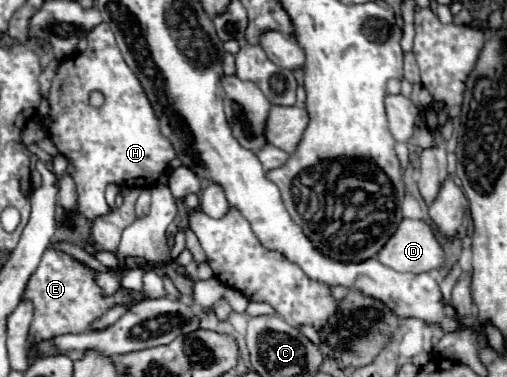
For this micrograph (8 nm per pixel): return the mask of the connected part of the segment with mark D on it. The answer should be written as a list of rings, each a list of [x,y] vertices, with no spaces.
[[[404,218],[392,240],[380,250],[378,260],[398,272],[420,274],[442,268],[444,248],[430,224]]]

